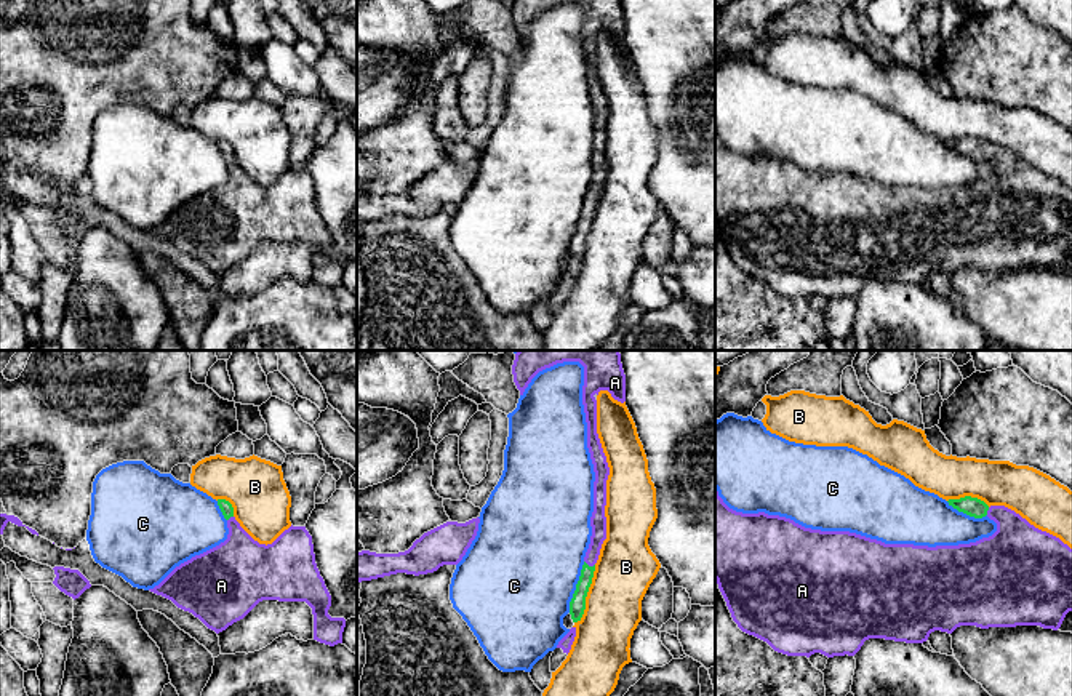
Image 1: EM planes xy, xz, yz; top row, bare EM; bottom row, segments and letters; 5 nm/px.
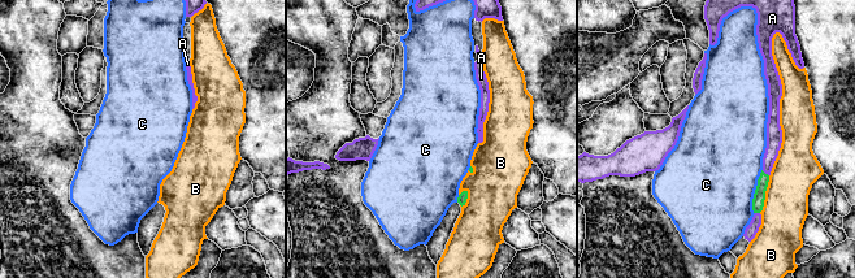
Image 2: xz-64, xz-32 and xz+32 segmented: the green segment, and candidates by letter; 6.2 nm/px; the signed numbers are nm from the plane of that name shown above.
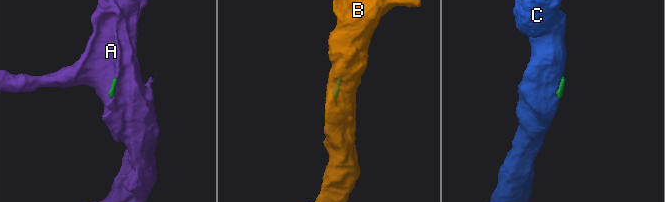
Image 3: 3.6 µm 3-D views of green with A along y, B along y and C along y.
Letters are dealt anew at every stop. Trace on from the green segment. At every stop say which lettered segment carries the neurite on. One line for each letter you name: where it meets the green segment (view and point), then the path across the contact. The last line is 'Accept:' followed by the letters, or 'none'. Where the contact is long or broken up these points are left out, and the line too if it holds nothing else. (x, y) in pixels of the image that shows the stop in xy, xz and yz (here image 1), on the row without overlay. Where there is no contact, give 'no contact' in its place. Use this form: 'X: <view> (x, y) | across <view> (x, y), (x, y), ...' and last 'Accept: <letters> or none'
A: xz (588, 207) | across xz (578, 244), (588, 207), (597, 180), (597, 162)
Accept: A

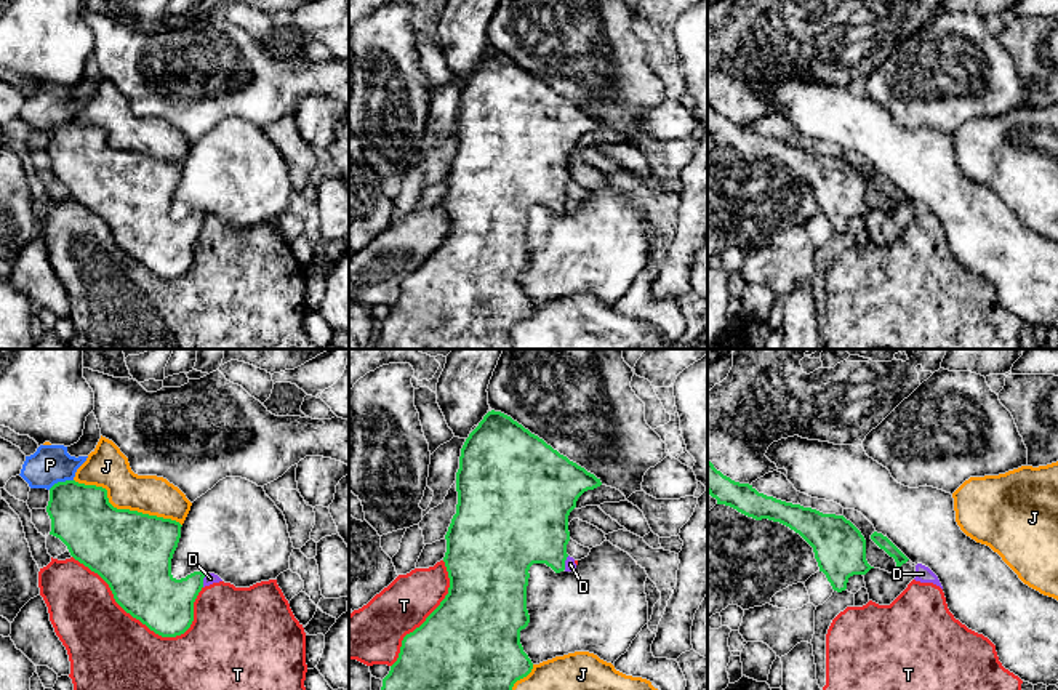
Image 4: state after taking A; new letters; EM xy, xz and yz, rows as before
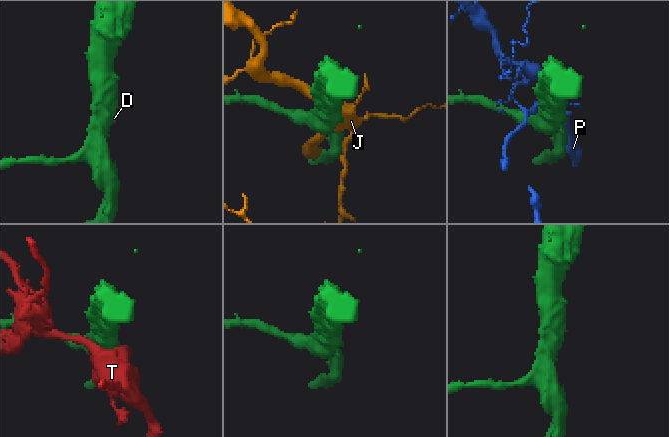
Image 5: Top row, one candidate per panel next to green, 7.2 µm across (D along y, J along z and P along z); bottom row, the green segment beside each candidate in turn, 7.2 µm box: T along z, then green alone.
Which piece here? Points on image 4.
Accept: none

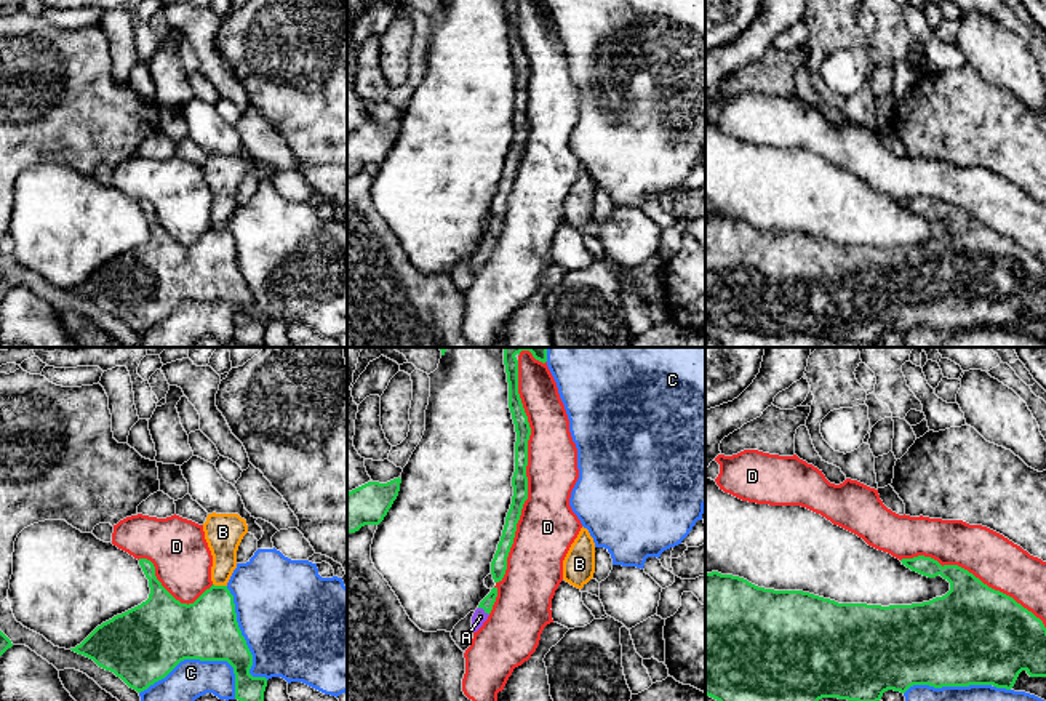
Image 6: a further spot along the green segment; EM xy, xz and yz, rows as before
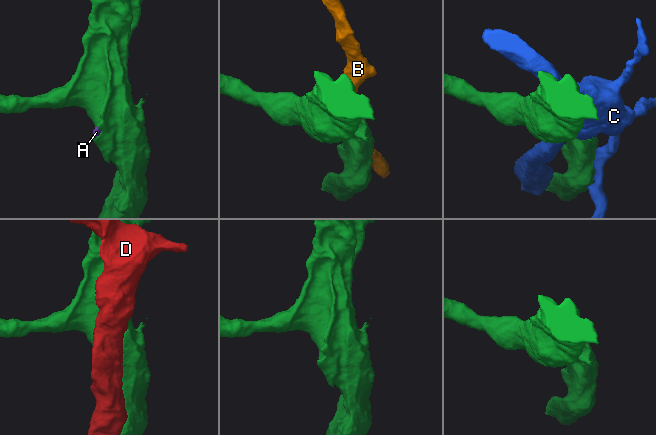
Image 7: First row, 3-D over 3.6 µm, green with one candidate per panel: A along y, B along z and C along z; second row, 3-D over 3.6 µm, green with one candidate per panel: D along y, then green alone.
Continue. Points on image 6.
A: xz (483, 250) | across xz (487, 245), (483, 250), (480, 258)
Accept: A

